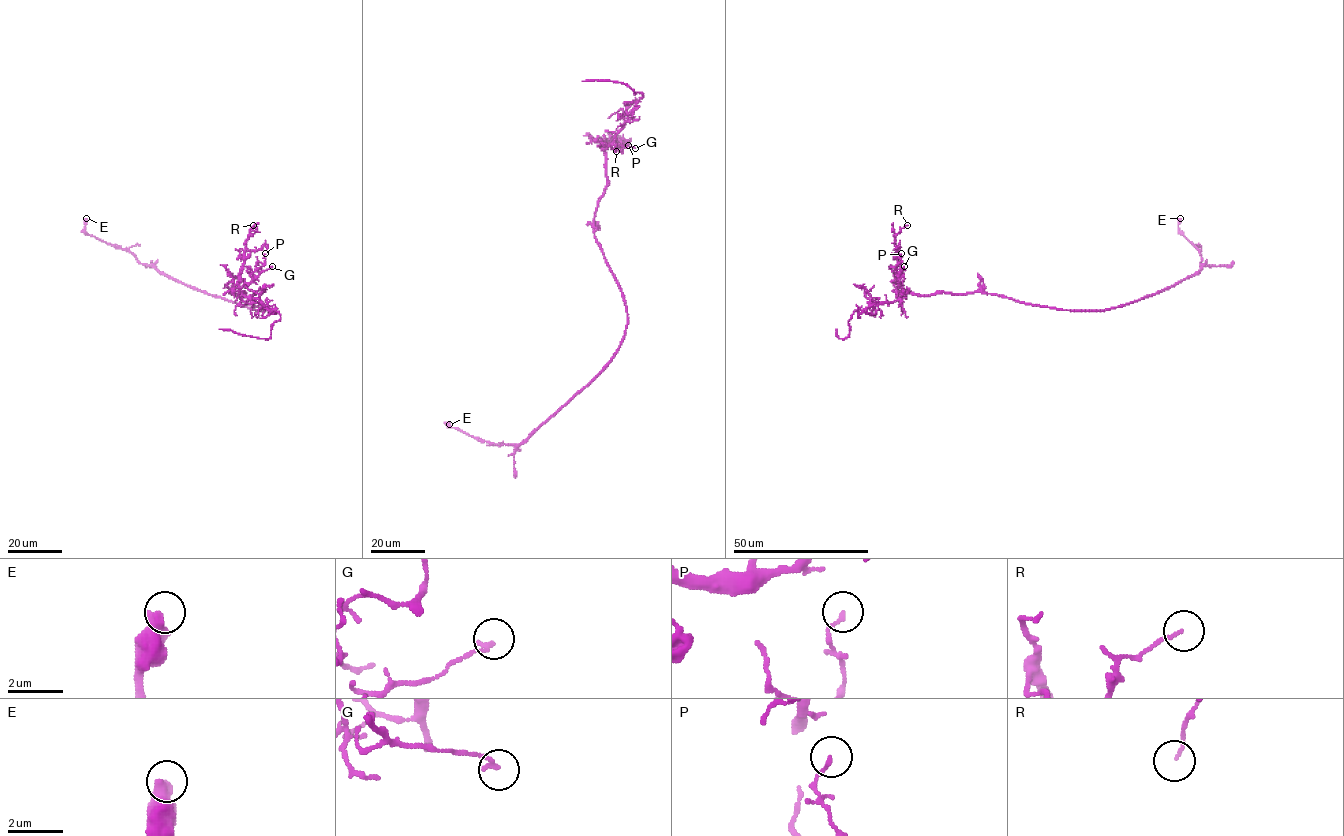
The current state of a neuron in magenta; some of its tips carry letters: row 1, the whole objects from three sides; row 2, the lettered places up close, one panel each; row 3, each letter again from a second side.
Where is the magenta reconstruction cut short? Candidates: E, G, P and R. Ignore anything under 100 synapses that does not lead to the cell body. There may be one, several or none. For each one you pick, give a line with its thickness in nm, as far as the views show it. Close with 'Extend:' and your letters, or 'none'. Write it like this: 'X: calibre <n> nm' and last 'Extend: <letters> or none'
Extend: none

